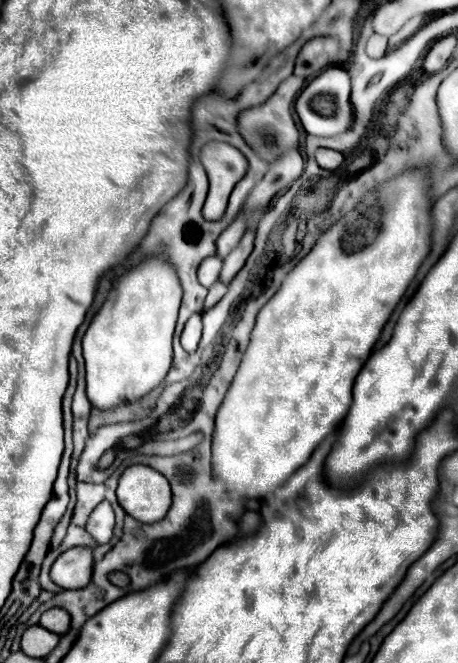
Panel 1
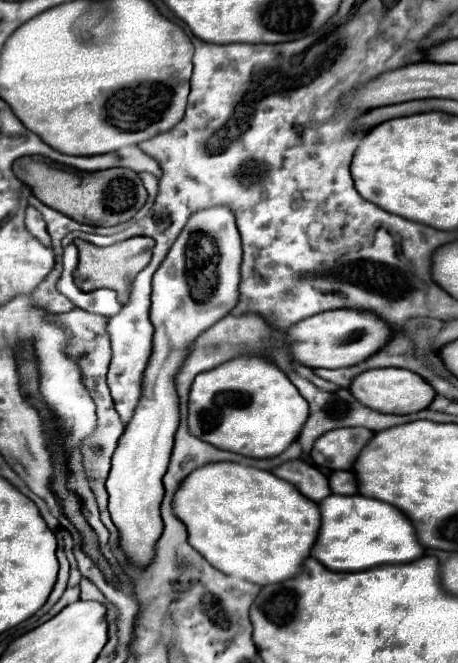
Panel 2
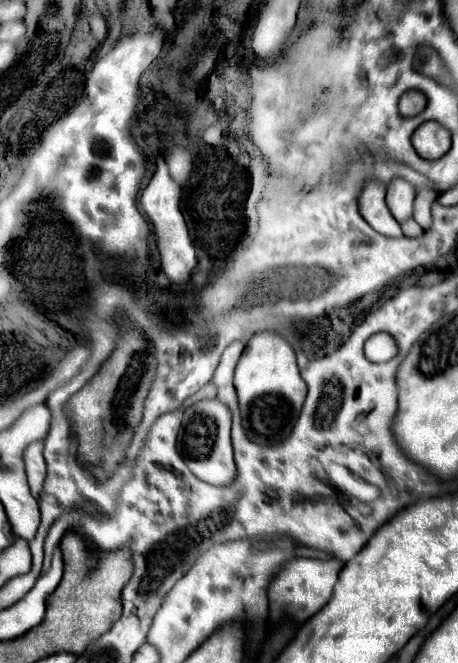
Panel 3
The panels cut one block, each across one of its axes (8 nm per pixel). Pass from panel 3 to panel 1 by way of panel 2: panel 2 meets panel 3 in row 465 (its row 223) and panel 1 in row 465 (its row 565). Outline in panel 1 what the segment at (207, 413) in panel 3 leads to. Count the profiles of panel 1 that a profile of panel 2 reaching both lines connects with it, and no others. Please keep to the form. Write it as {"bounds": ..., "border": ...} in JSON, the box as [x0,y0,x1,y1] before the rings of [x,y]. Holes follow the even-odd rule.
{"bounds":[116,464,172,522],"border":[[[134,464],[122,472],[116,488],[118,504],[138,522],[158,522],[172,504],[168,480],[146,464]]]}

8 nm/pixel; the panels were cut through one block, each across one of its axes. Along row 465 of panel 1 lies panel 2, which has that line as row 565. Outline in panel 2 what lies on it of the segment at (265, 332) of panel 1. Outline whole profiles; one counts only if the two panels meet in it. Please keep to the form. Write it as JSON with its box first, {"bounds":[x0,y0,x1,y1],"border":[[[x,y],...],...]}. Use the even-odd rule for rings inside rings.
{"bounds":[172,462,318,586],"border":[[[214,462],[194,470],[180,484],[172,506],[176,516],[182,518],[188,528],[188,542],[192,548],[202,552],[202,556],[220,572],[250,580],[258,586],[280,584],[282,580],[304,574],[304,560],[310,556],[310,548],[318,538],[318,504],[306,500],[306,496],[302,496],[292,484],[286,484],[286,480],[272,472],[236,462]]]}

